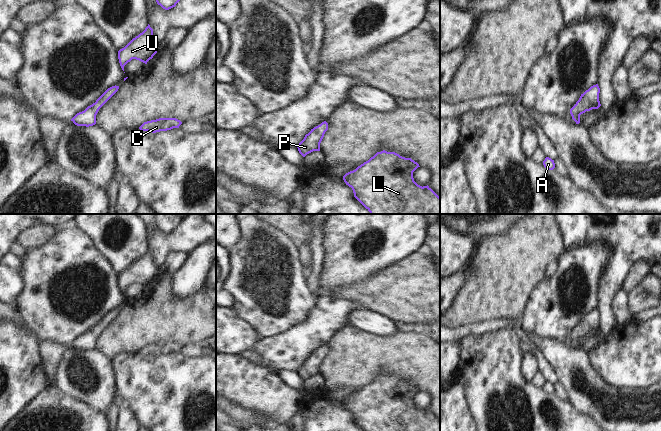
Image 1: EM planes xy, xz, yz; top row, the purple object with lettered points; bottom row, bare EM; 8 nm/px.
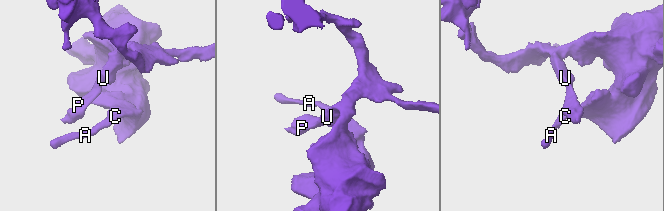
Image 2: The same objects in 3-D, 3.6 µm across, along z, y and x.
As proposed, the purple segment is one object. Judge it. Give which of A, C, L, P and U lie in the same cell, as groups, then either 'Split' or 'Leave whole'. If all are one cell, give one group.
Groups: A C L P U. Leave whole

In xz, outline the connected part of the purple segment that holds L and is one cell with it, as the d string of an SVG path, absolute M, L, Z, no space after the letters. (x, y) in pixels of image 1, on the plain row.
M383 374L346 397L343 404L364 431L440 431L440 421L428 409L422 411L414 405L413 396L418 391L411 382Z

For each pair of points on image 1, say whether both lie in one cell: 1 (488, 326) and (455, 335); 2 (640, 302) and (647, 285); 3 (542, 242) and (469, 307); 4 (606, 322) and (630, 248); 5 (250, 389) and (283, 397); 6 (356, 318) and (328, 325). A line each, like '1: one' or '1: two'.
1: one
2: one
3: one
4: one
5: one
6: two

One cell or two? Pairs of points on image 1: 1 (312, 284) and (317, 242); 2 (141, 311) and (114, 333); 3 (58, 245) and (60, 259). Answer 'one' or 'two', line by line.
1: one
2: one
3: one

